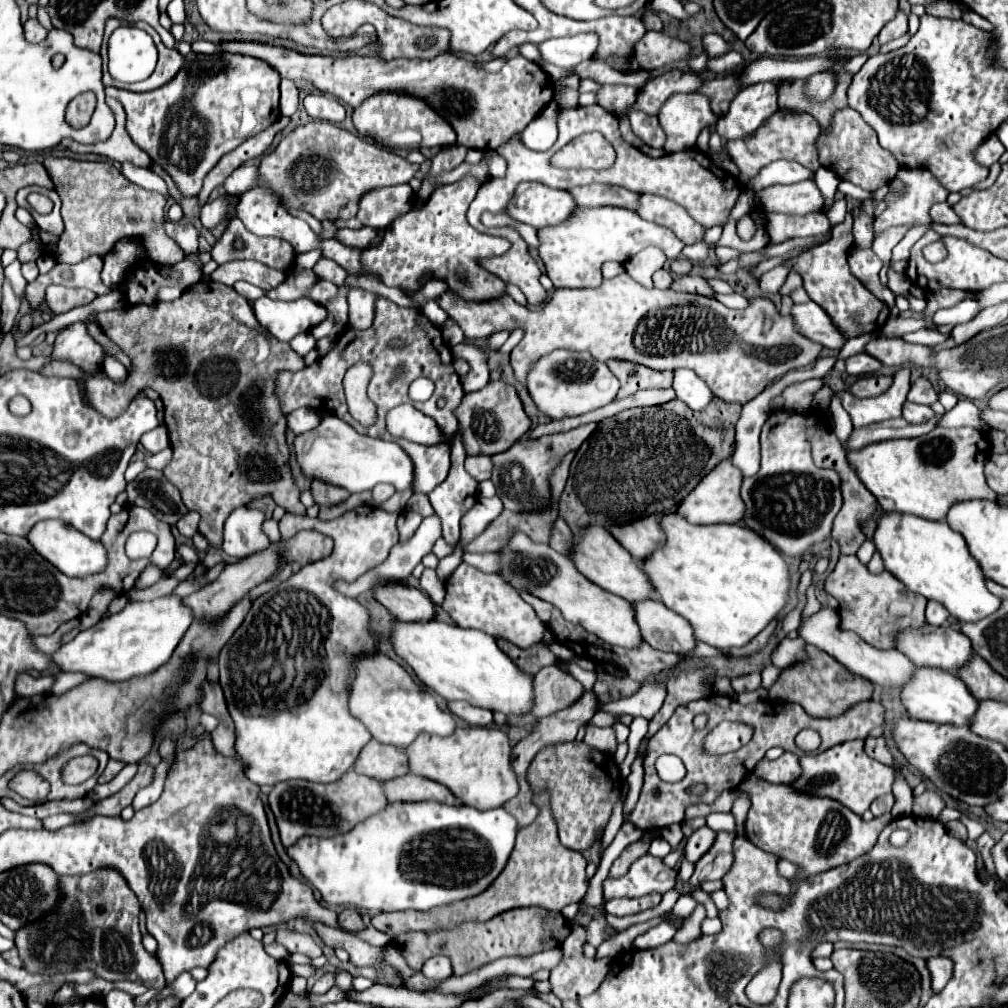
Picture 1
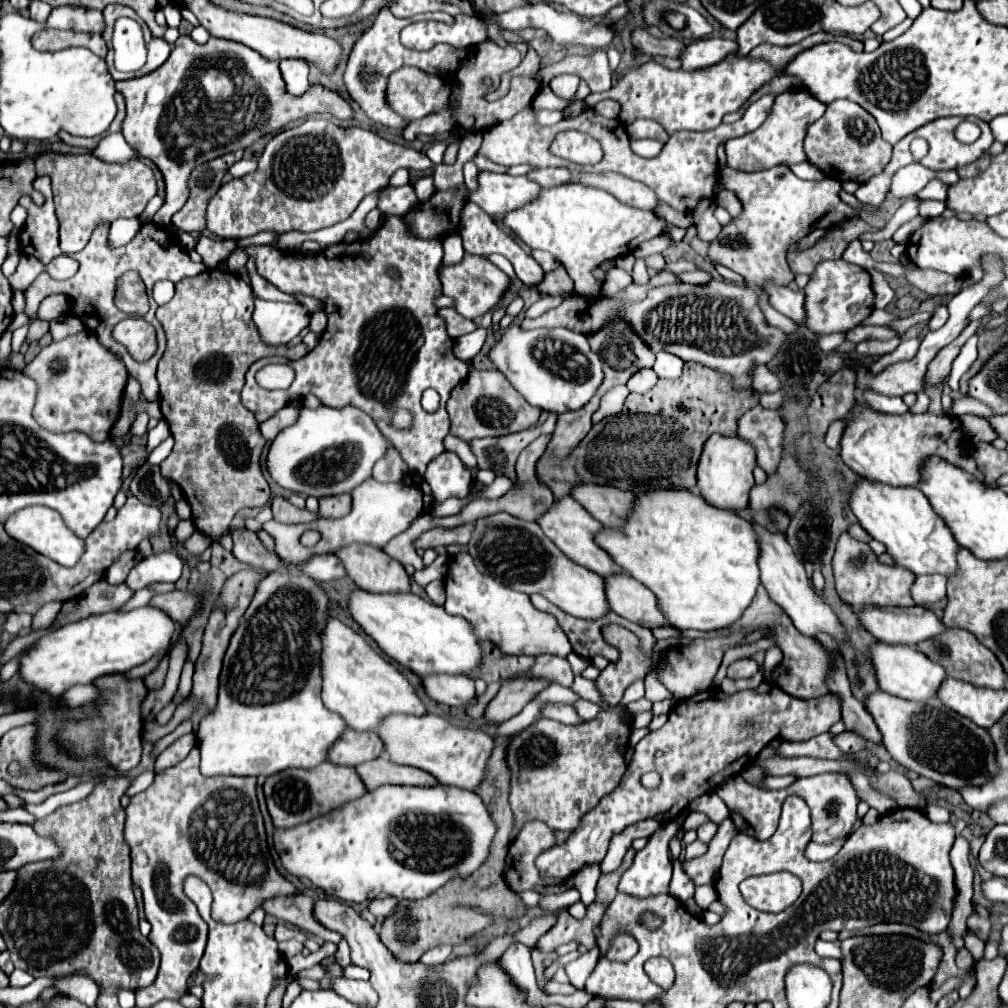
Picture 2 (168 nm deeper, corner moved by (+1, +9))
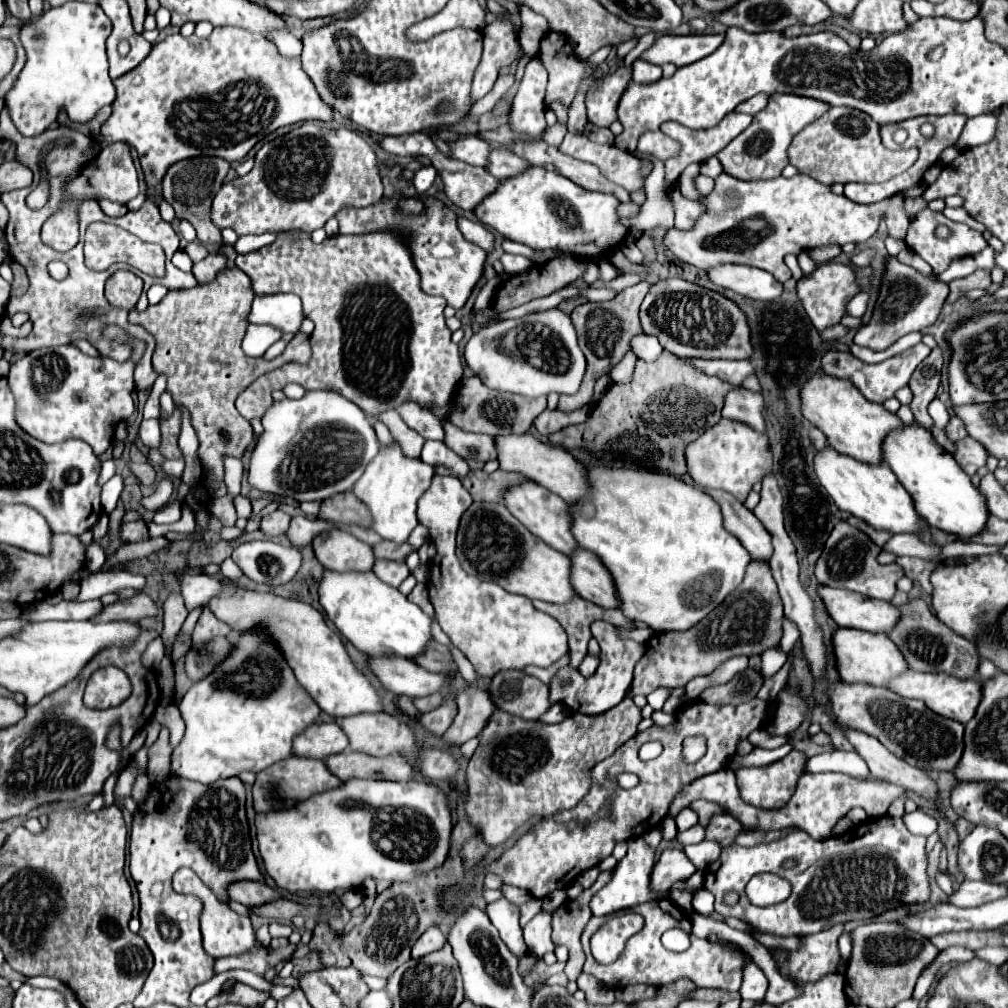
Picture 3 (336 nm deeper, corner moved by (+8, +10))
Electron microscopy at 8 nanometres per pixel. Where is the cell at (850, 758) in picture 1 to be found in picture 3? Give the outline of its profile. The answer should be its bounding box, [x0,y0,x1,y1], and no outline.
[729,743,793,771]

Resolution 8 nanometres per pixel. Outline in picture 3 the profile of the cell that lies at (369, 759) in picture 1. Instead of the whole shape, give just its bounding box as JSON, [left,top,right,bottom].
[293,723,349,759]

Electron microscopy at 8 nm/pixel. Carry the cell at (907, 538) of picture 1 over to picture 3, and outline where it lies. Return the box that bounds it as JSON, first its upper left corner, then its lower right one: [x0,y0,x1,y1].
[815,445,919,535]

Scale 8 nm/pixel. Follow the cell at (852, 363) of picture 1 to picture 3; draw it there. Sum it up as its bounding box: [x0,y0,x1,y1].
[855,255,949,351]

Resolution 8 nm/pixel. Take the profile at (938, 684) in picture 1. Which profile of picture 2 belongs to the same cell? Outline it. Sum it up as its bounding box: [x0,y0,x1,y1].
[872,644,948,702]

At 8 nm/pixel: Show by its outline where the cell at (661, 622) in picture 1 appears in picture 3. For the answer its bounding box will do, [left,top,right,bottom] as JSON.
[569,547,619,609]

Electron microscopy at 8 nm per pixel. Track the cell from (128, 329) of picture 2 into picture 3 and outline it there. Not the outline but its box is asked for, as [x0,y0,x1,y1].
[7,325,145,455]

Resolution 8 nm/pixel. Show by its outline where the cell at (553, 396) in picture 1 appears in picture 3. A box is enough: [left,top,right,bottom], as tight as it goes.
[465,309,585,397]

